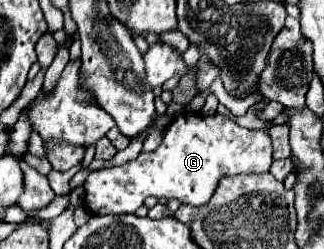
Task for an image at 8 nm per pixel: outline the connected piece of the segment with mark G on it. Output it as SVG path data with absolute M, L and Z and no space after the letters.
M178 114L164 132L162 144L154 152L142 152L136 160L126 162L122 166L112 166L104 170L94 170L84 182L86 188L86 208L96 214L134 214L148 196L156 198L176 198L182 204L190 206L204 206L214 196L218 182L224 176L238 176L238 174L266 174L272 166L272 138L268 130L248 130L238 126L232 118L214 114Z

